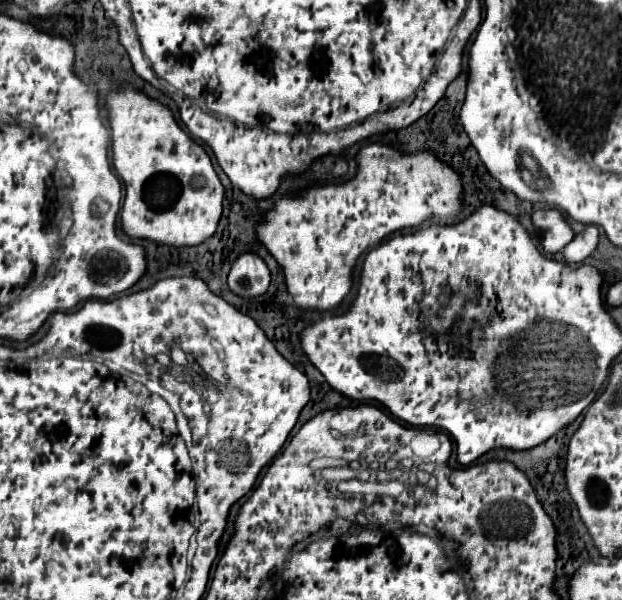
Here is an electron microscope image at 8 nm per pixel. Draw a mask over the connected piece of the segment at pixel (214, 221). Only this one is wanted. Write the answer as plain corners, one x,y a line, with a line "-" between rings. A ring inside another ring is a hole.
134,88
116,90
108,96
108,112
112,136
122,136
112,144
114,150
114,168
124,180
126,198
122,204
122,228
132,238
146,238
156,244
168,246
196,246
208,240
218,226
222,216
222,198
224,186
218,180
218,174
210,162
206,150
196,144
172,118
172,112
156,100
150,100

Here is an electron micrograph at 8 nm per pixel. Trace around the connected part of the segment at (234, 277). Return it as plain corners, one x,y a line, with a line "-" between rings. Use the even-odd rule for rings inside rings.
242,252
228,274
228,288
244,298
254,298
270,286
270,270
266,262
254,252

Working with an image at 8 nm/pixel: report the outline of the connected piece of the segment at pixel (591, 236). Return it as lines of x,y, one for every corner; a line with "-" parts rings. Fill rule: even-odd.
586,226
564,248
564,260
568,264
580,264
582,260
586,260
596,250
596,244
598,244
598,228
596,226

